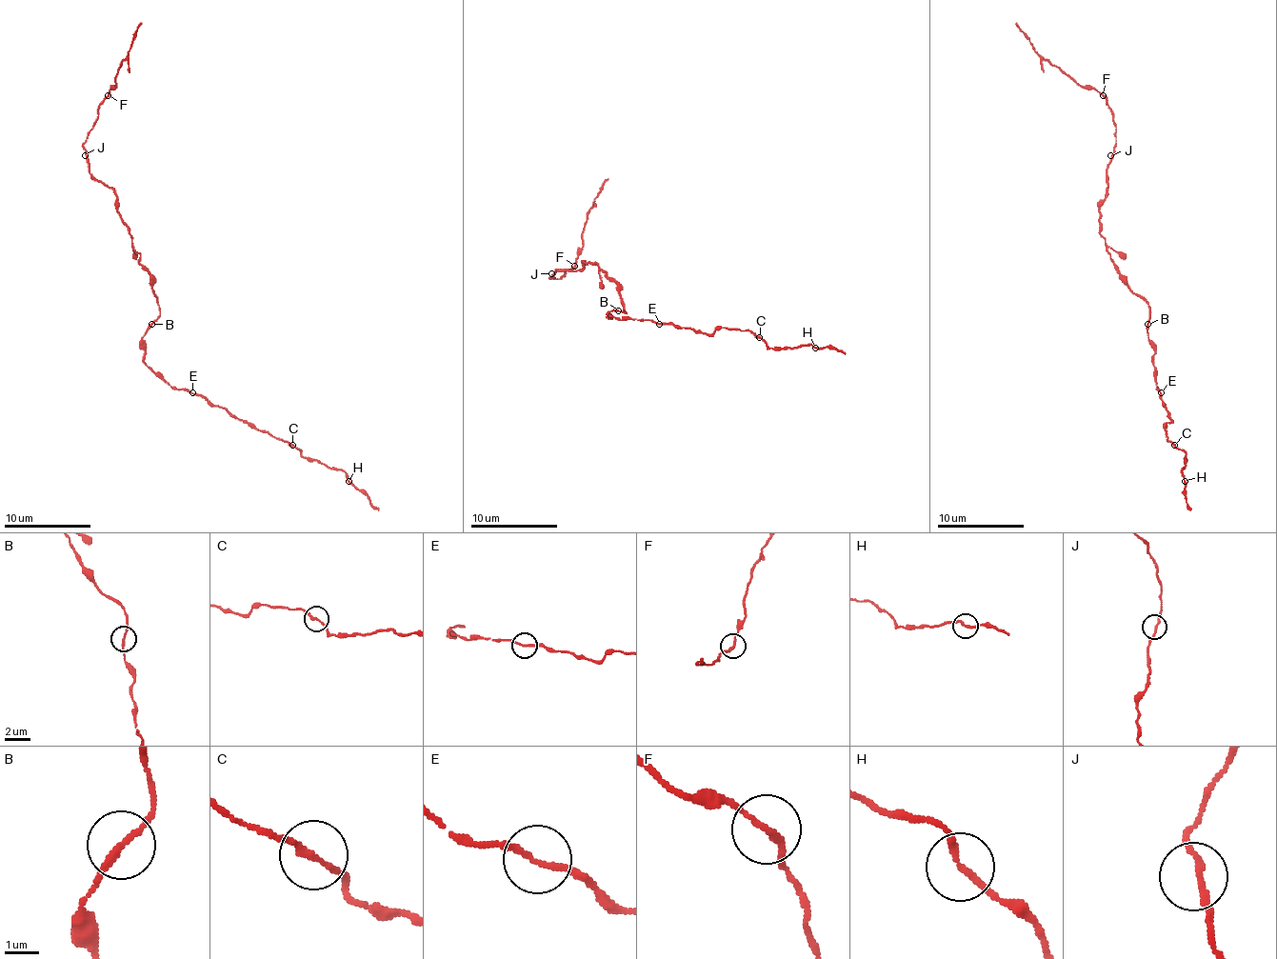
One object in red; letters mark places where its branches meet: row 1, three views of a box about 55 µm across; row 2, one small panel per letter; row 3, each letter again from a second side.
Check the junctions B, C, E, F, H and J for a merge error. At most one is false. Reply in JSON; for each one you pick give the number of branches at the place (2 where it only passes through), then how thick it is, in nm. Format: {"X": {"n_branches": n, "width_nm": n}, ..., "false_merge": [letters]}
{"false_merge": []}

